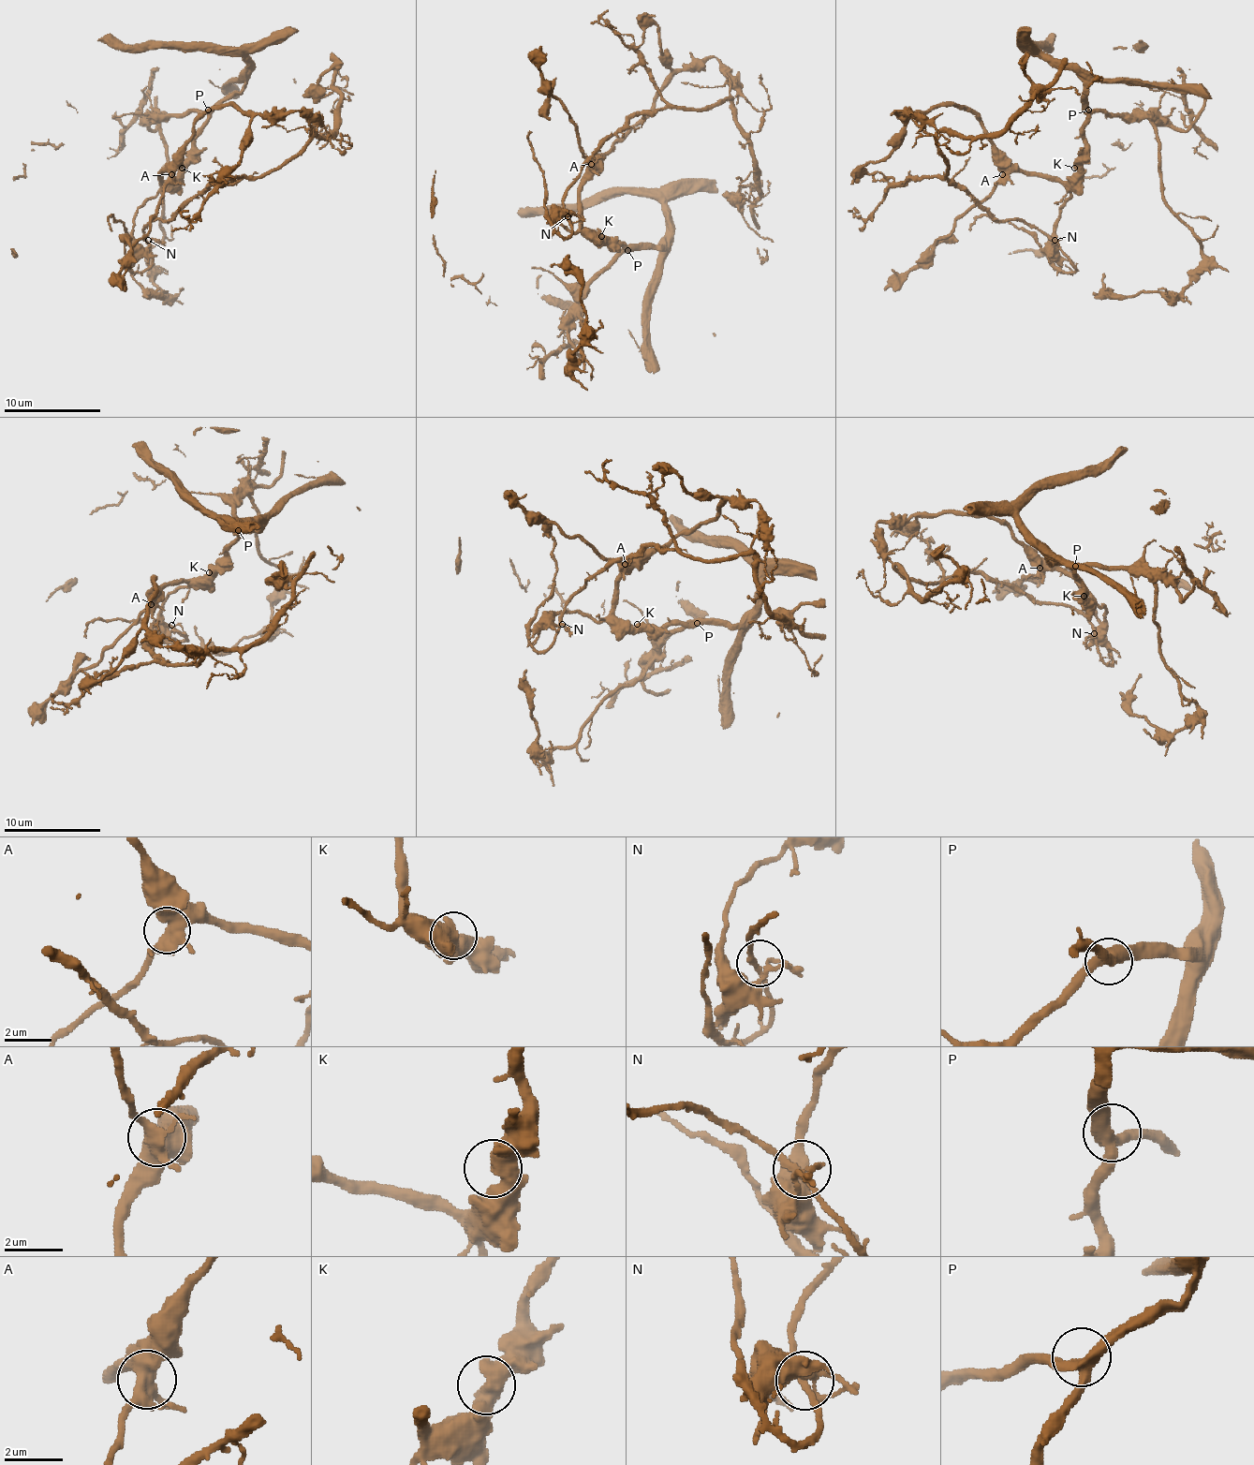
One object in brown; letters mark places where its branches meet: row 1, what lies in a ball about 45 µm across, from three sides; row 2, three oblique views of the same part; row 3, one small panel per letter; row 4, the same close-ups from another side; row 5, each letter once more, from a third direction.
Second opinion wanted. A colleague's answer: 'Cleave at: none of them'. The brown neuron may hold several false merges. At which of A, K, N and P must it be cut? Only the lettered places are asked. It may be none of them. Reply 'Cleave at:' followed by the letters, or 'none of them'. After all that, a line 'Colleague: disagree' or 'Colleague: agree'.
Cleave at: none of them
Colleague: agree

